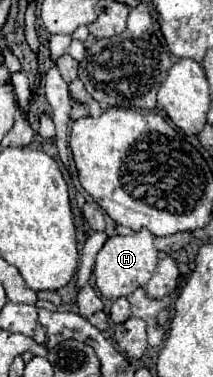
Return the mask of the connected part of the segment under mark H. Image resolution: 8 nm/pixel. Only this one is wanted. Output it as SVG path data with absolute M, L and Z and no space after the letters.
M140 230L132 236L110 236L108 242L102 246L102 250L96 256L96 268L94 268L94 284L102 292L102 296L110 300L118 300L122 296L128 296L138 286L144 286L158 264L158 250L152 244L154 236L148 230Z

